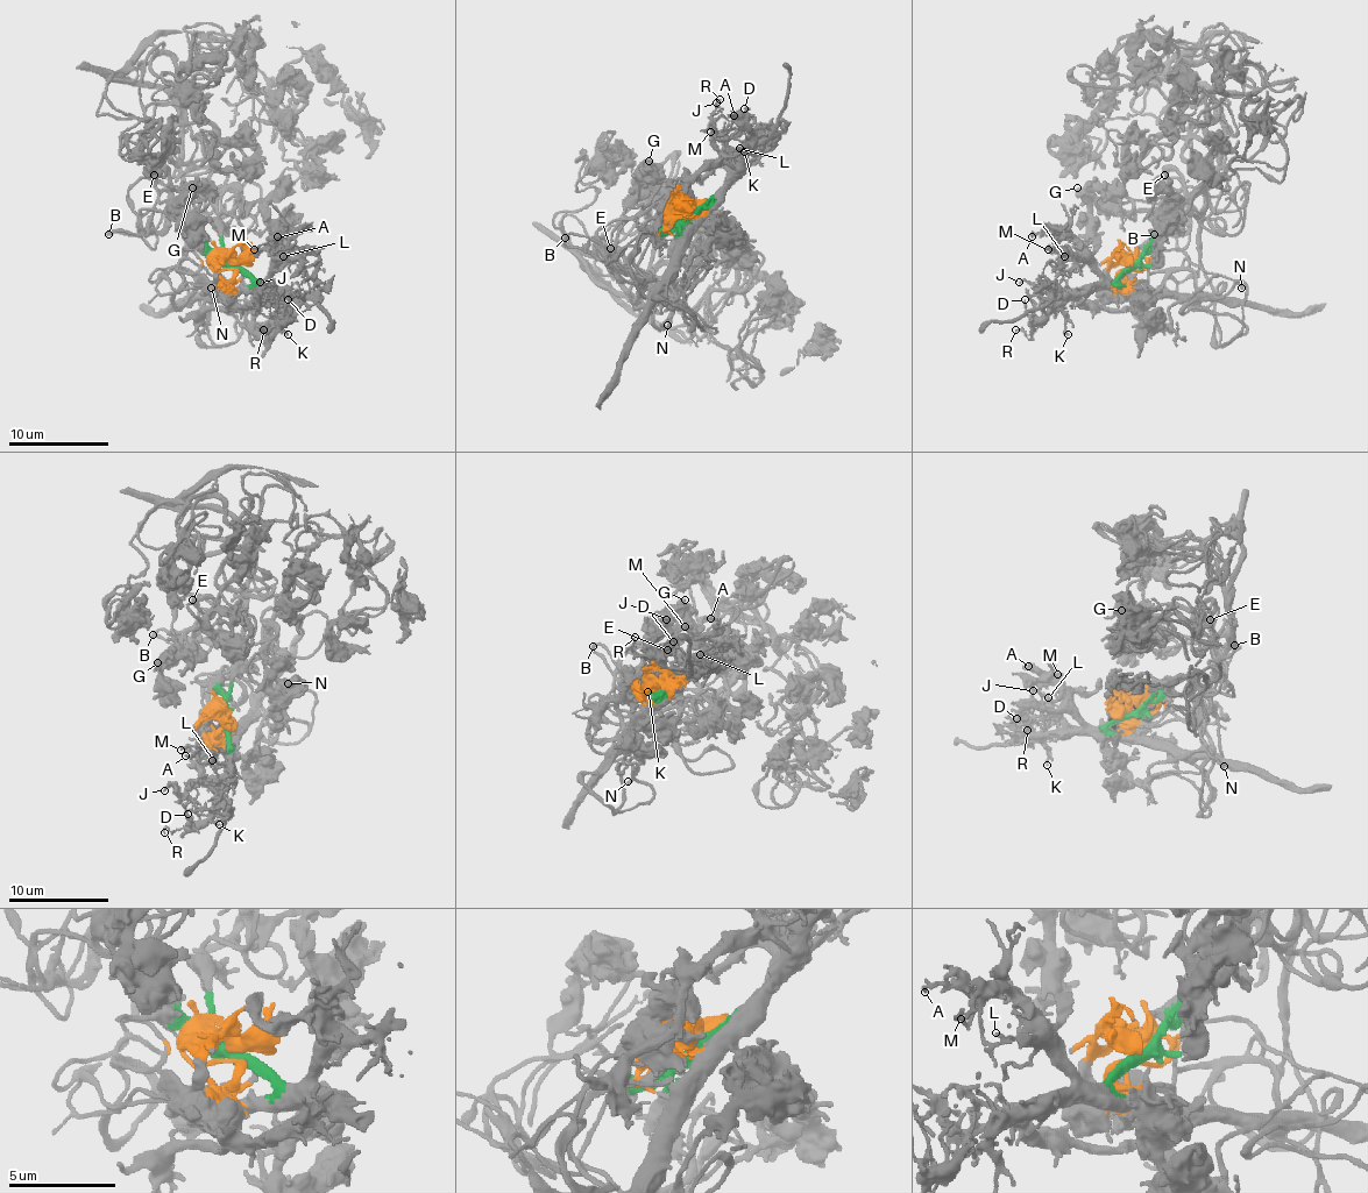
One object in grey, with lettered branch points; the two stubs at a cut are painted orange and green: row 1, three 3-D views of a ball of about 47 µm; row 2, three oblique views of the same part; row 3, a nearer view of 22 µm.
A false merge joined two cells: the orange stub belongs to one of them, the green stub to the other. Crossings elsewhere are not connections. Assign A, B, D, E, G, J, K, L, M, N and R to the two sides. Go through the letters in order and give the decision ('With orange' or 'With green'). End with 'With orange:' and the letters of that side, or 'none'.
A: With green
B: With orange
D: With green
E: With orange
G: With orange
J: With green
K: With green
L: With green
M: With green
N: With orange
R: With green
With orange: B, E, G, N

